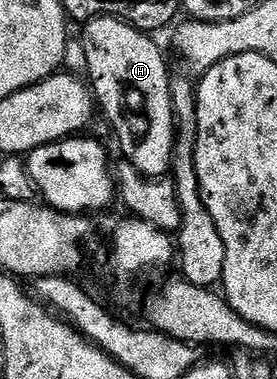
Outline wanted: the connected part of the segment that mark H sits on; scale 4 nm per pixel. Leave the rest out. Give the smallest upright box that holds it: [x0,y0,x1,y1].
[80,16,176,177]

